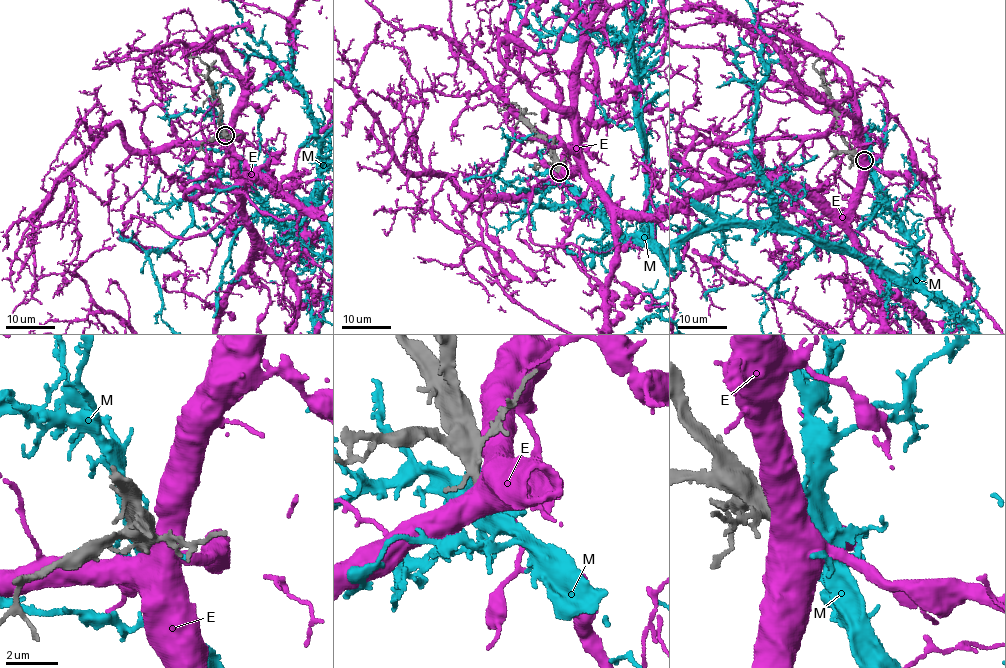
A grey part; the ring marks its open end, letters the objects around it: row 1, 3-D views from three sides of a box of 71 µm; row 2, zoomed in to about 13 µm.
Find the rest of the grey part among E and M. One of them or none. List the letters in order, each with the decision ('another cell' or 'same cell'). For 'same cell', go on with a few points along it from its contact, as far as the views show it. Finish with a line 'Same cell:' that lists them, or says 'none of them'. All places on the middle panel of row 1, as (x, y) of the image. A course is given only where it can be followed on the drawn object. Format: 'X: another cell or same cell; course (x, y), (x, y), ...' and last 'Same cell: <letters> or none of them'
E: another cell
M: same cell
Same cell: M

